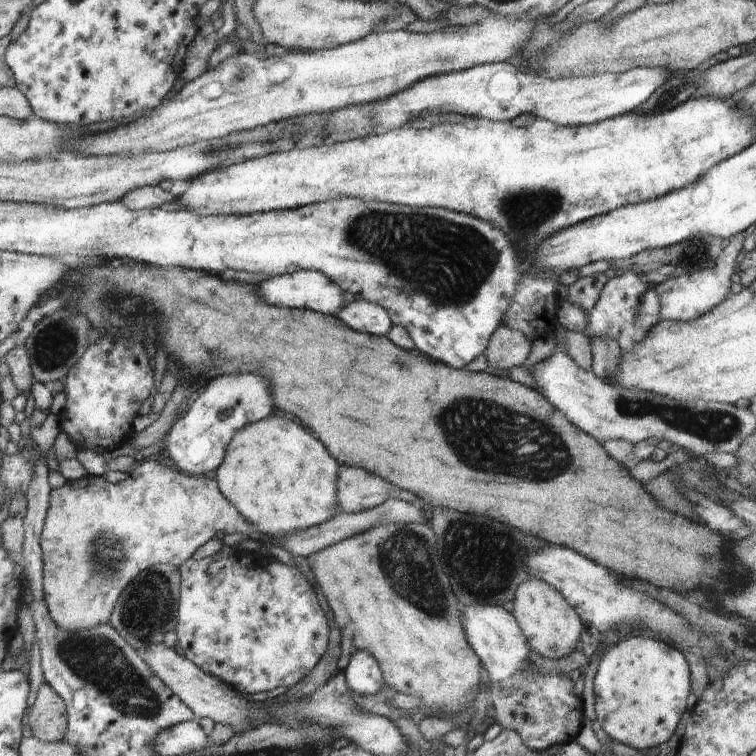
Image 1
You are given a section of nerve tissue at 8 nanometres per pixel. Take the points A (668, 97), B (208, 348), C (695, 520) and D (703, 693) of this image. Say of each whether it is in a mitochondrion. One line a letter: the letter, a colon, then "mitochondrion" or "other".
A: mitochondrion
B: other
C: other
D: other

